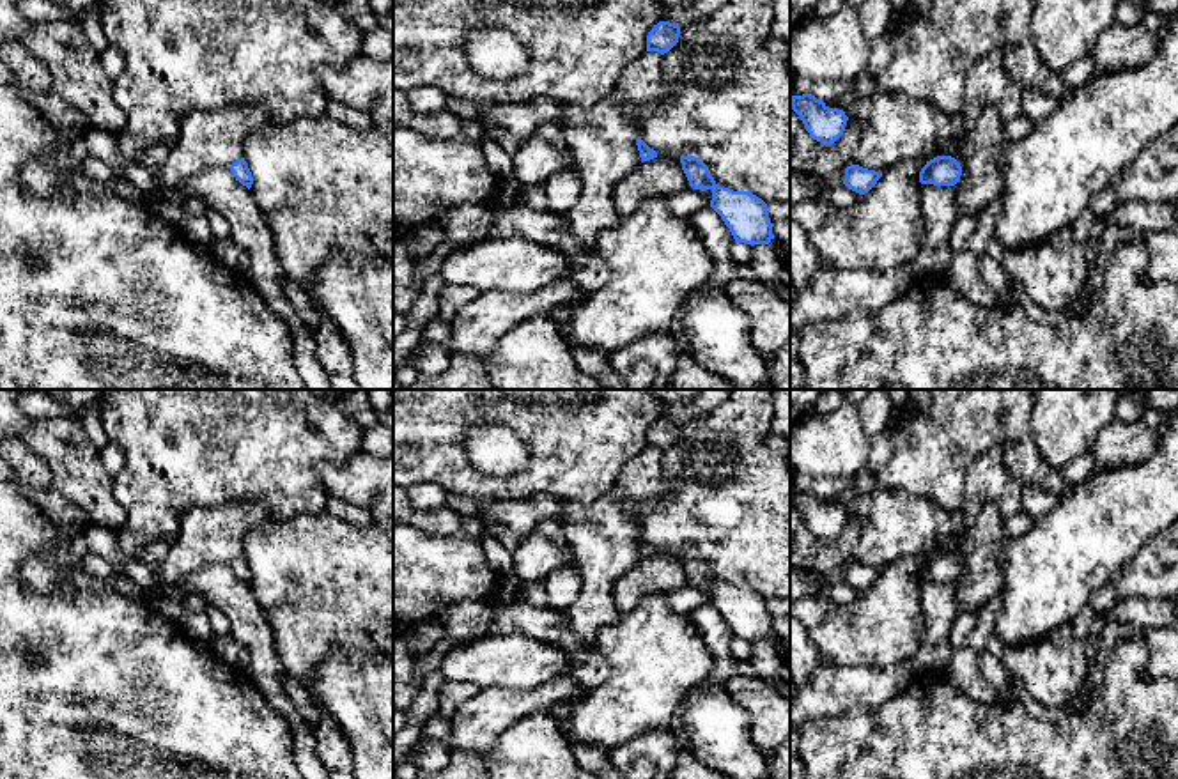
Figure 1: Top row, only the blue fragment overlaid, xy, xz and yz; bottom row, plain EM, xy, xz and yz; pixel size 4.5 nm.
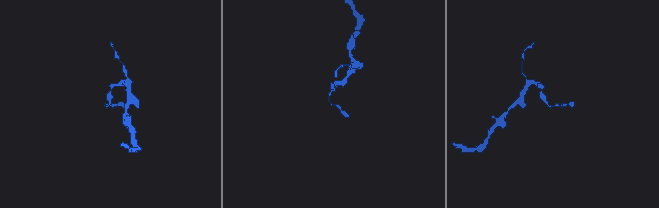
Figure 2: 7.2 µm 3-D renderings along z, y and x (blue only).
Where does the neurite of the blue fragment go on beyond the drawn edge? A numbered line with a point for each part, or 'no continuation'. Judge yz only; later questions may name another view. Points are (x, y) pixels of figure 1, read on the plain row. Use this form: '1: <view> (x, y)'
no continuation

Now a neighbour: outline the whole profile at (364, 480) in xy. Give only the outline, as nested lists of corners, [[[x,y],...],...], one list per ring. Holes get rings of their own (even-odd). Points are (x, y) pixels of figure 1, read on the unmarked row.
[[[360,451],[344,462],[319,464],[317,474],[328,496],[368,510],[393,538],[393,453],[377,459]]]

